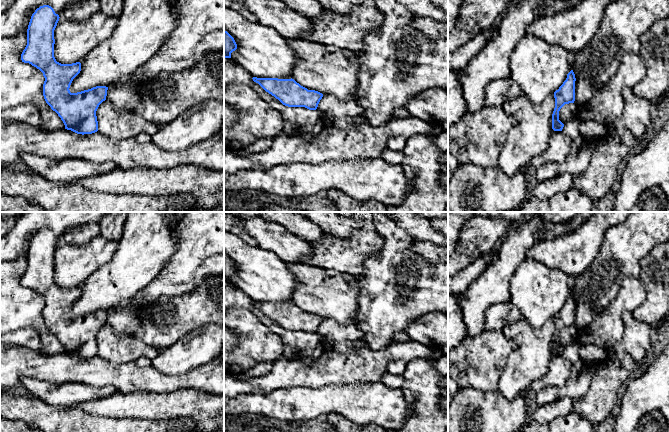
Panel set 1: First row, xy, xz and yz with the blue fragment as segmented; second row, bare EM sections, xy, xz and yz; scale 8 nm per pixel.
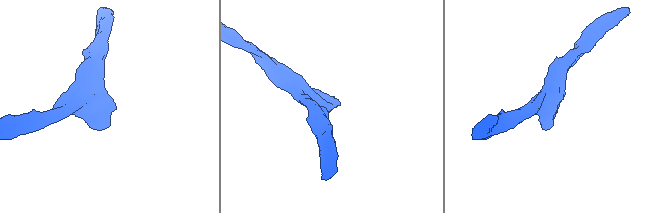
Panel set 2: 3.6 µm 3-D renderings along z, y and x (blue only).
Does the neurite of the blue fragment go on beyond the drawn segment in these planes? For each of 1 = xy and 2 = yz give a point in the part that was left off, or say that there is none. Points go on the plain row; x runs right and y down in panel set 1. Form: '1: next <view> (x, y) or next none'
1: next none
2: next none

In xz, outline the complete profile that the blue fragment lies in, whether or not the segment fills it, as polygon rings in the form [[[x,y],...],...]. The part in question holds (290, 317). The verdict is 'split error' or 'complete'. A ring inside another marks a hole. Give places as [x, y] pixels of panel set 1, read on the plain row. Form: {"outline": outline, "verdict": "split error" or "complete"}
{"outline": [[[252,302],[266,316],[278,323],[288,331],[305,331],[309,334],[316,334],[323,318],[308,314],[301,310],[294,303],[278,302]]], "verdict": "complete"}

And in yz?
{"outline": [[[571,294],[563,308],[554,316],[555,332],[552,338],[552,353],[554,355],[562,355],[564,351],[564,348],[559,344],[560,333],[565,328],[574,327],[575,325],[575,305],[575,298]]], "verdict": "complete"}

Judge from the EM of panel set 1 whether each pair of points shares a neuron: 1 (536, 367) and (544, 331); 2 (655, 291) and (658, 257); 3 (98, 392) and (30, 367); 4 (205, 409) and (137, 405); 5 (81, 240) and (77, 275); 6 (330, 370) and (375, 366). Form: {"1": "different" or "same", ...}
{"1": "same", "2": "same", "3": "different", "4": "same", "5": "different", "6": "same"}

